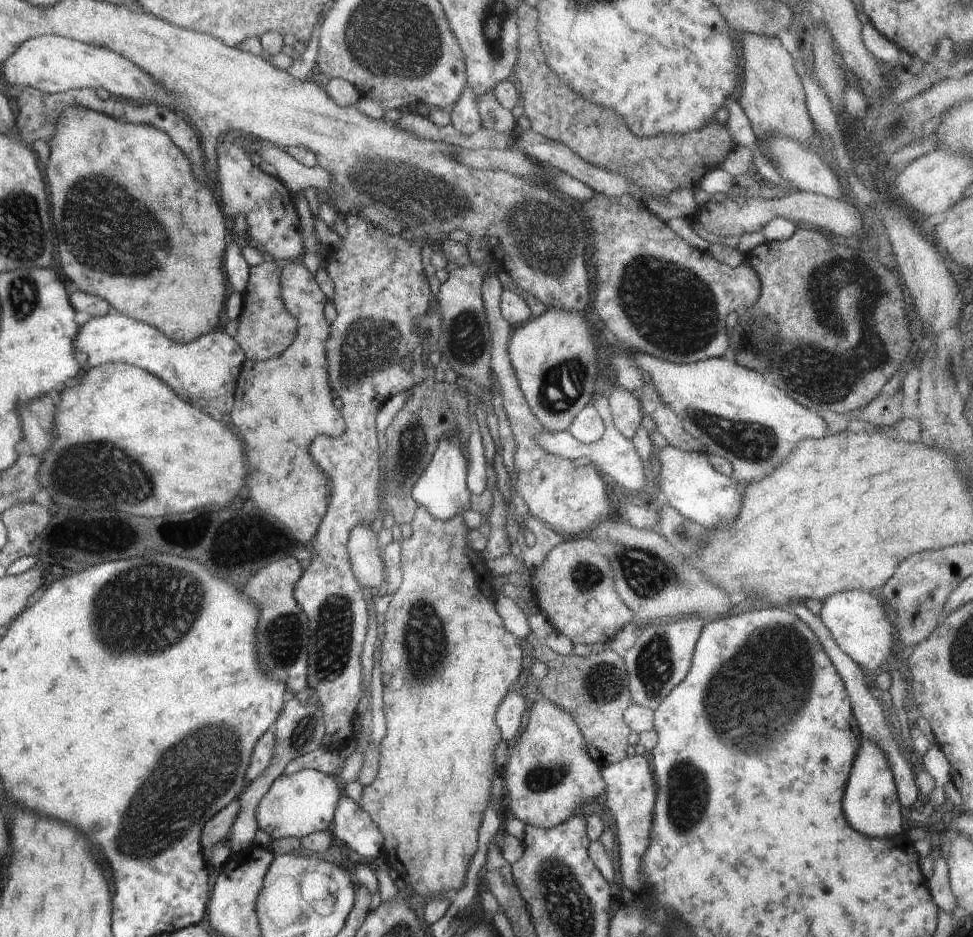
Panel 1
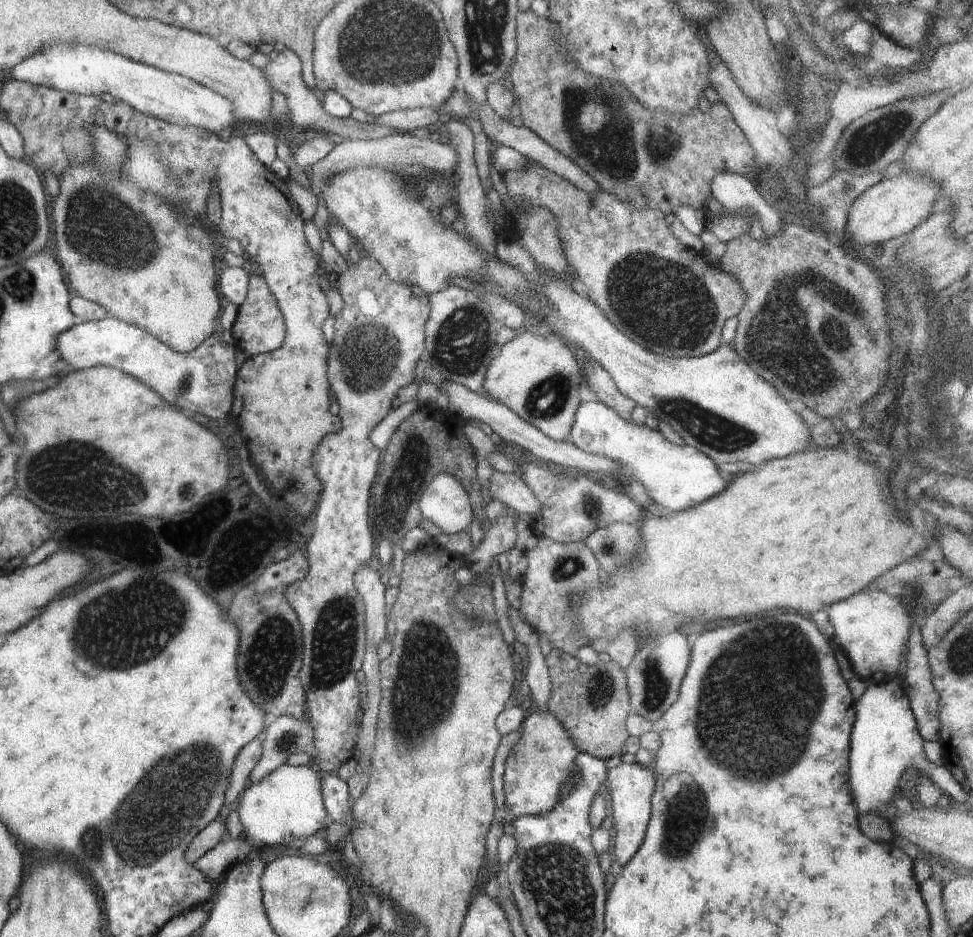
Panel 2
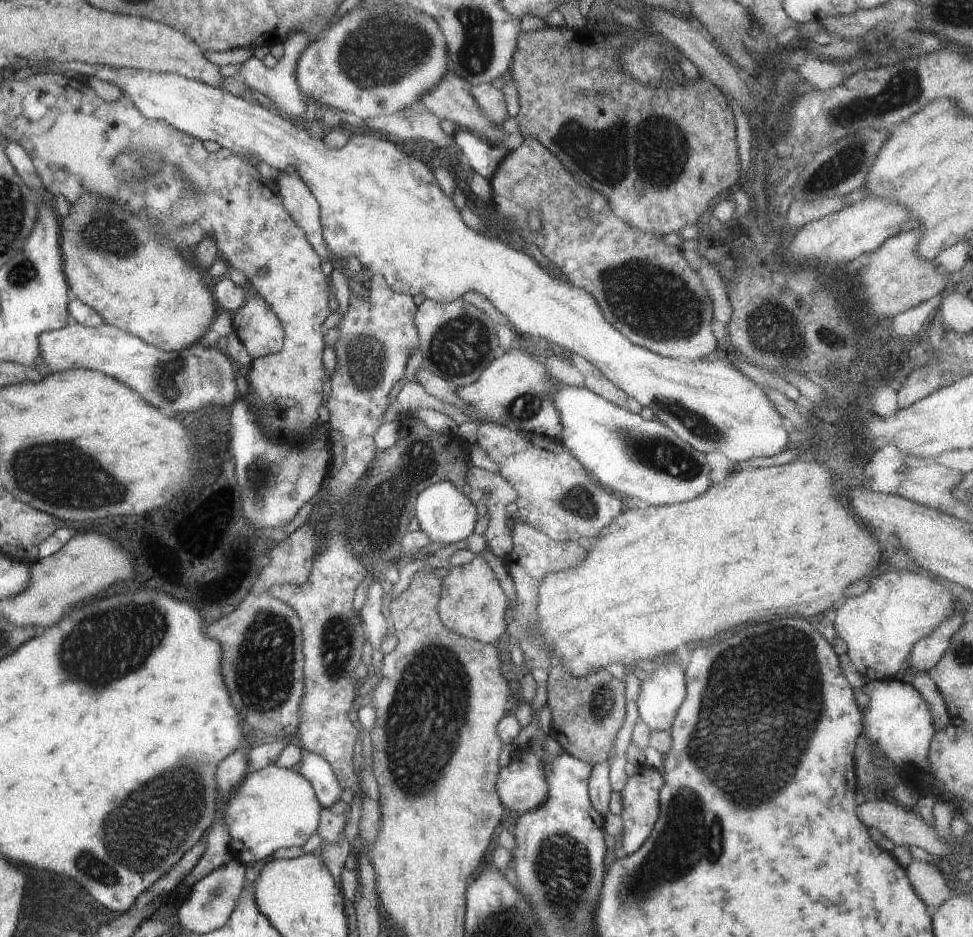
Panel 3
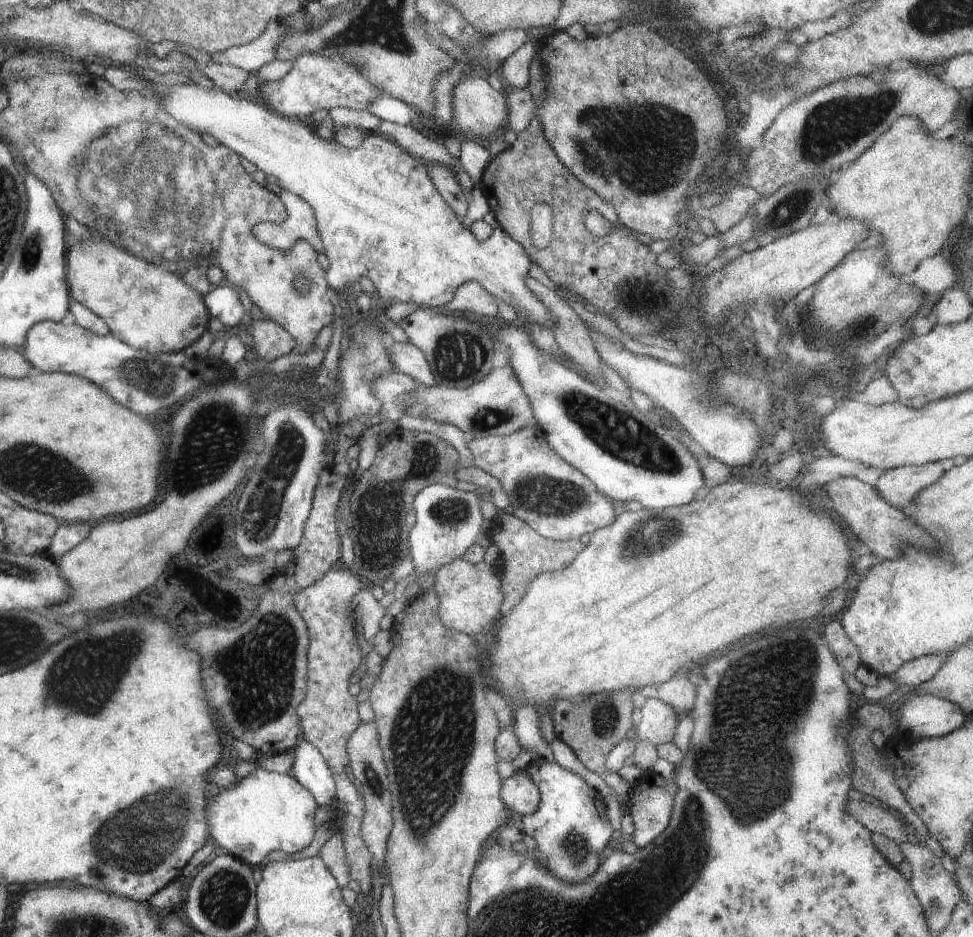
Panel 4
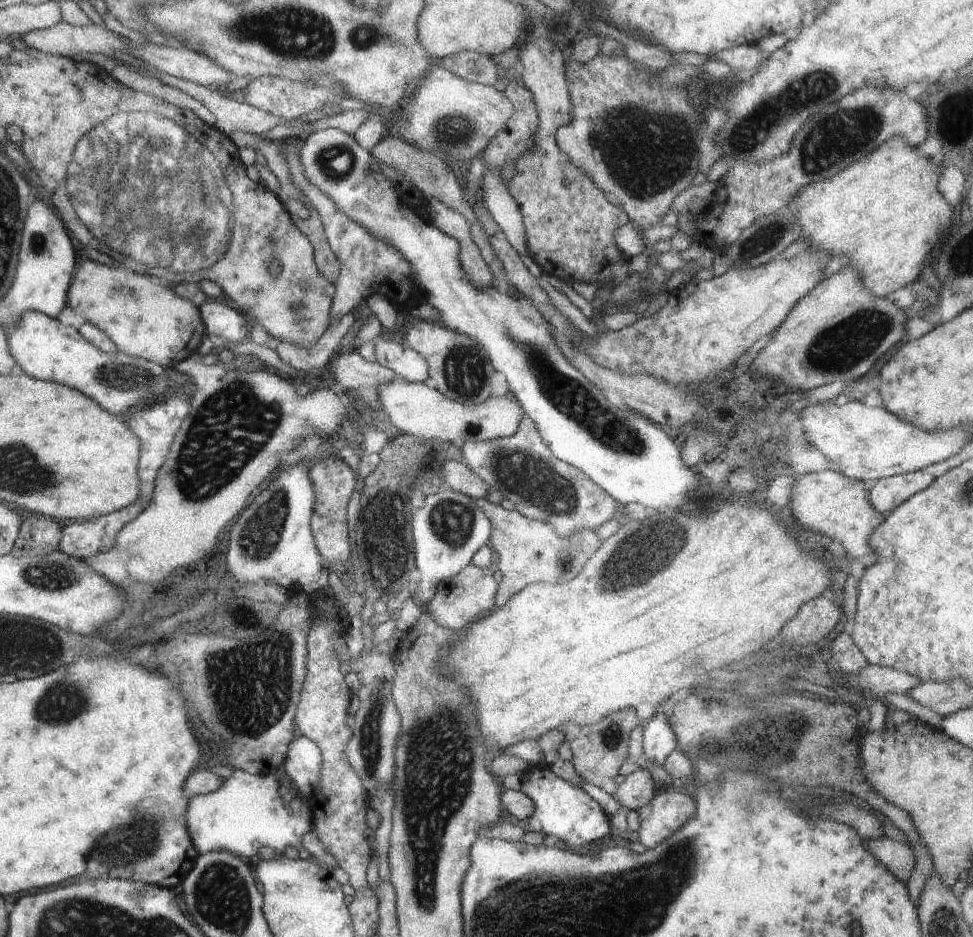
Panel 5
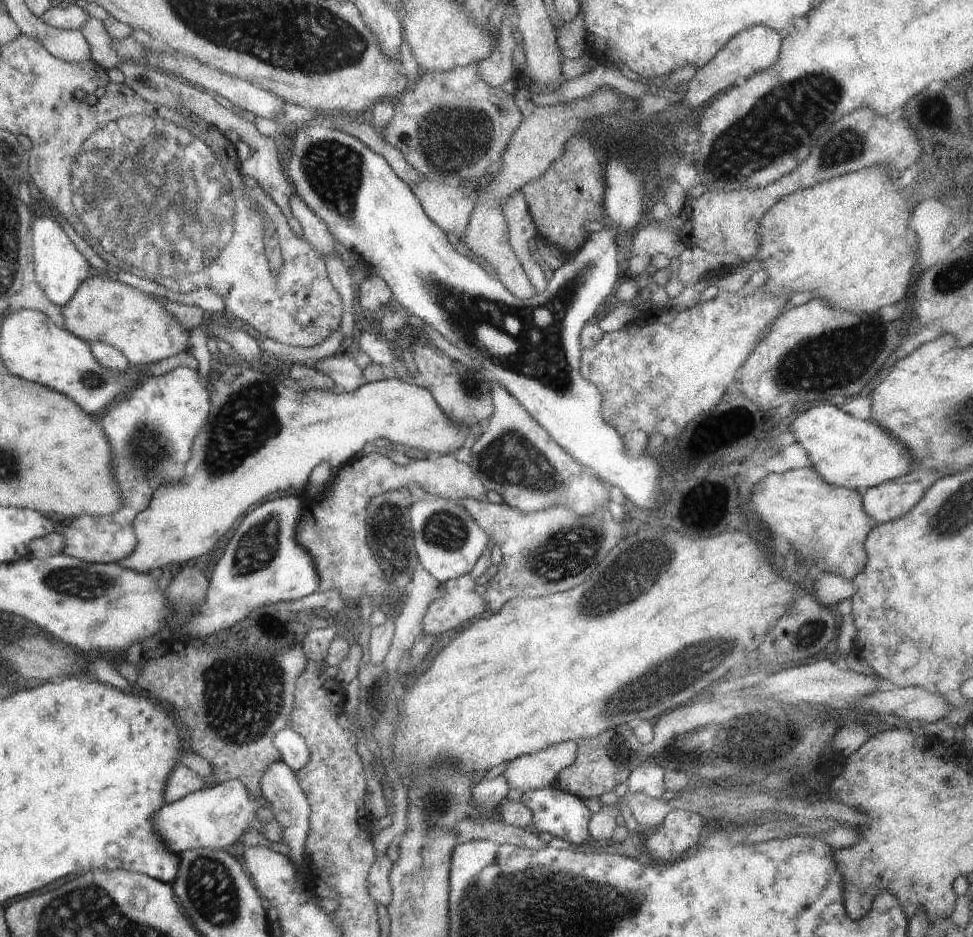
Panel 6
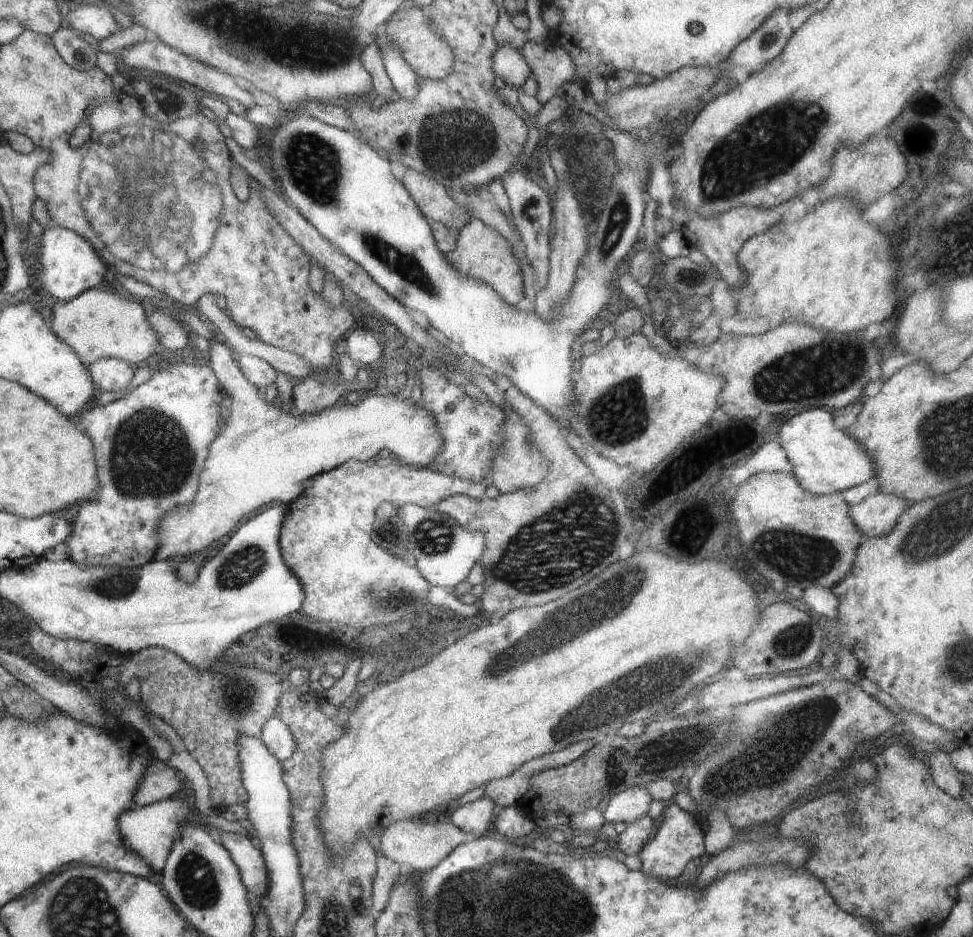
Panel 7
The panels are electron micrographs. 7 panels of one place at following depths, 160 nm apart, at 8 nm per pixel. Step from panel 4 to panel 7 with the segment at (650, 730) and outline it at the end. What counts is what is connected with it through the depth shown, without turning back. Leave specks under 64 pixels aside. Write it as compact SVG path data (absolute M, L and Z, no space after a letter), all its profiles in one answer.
M636 785L611 797L603 812L605 820L612 824L624 822L629 825L646 816L653 800L647 788L648 785Z

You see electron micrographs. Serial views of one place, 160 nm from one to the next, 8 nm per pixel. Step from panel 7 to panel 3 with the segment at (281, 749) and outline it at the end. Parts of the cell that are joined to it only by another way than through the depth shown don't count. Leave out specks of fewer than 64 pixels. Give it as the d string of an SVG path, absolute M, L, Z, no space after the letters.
M302 748L302 762L300 762L298 770L314 786L316 797L323 808L330 809L340 800L344 790L338 782L332 766L324 758Z

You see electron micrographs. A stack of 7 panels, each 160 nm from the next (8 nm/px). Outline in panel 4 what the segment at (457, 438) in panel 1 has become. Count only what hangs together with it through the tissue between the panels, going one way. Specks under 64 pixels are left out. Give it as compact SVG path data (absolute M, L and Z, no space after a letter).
M442 483L423 488L413 502L416 523L409 527L409 557L412 558L417 574L416 580L405 589L408 600L422 592L422 578L426 574L436 574L439 568L450 564L454 559L462 559L474 544L485 541L484 518L480 505L483 495L461 491Z

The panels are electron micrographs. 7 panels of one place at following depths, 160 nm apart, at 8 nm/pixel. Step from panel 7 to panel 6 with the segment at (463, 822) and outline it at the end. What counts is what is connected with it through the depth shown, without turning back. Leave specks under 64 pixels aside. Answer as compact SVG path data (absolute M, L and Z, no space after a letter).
M500 775L493 779L481 778L481 781L472 788L471 804L482 813L481 816L495 816L499 802L508 794L509 784Z

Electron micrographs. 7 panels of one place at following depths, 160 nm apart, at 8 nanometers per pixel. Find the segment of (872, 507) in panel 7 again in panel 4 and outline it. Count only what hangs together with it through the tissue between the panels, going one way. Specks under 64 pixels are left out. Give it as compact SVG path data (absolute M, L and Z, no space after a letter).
M943 461L890 469L878 478L874 488L887 503L904 511L918 492L934 484L946 469Z

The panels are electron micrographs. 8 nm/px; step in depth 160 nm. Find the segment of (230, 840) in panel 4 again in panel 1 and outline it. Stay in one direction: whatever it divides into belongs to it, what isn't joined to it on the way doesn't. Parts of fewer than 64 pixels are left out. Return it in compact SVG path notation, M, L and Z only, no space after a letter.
M302 769L289 775L280 775L274 779L255 810L258 828L272 840L288 836L303 839L315 832L330 832L333 816L343 793L343 786L335 776L316 769Z

